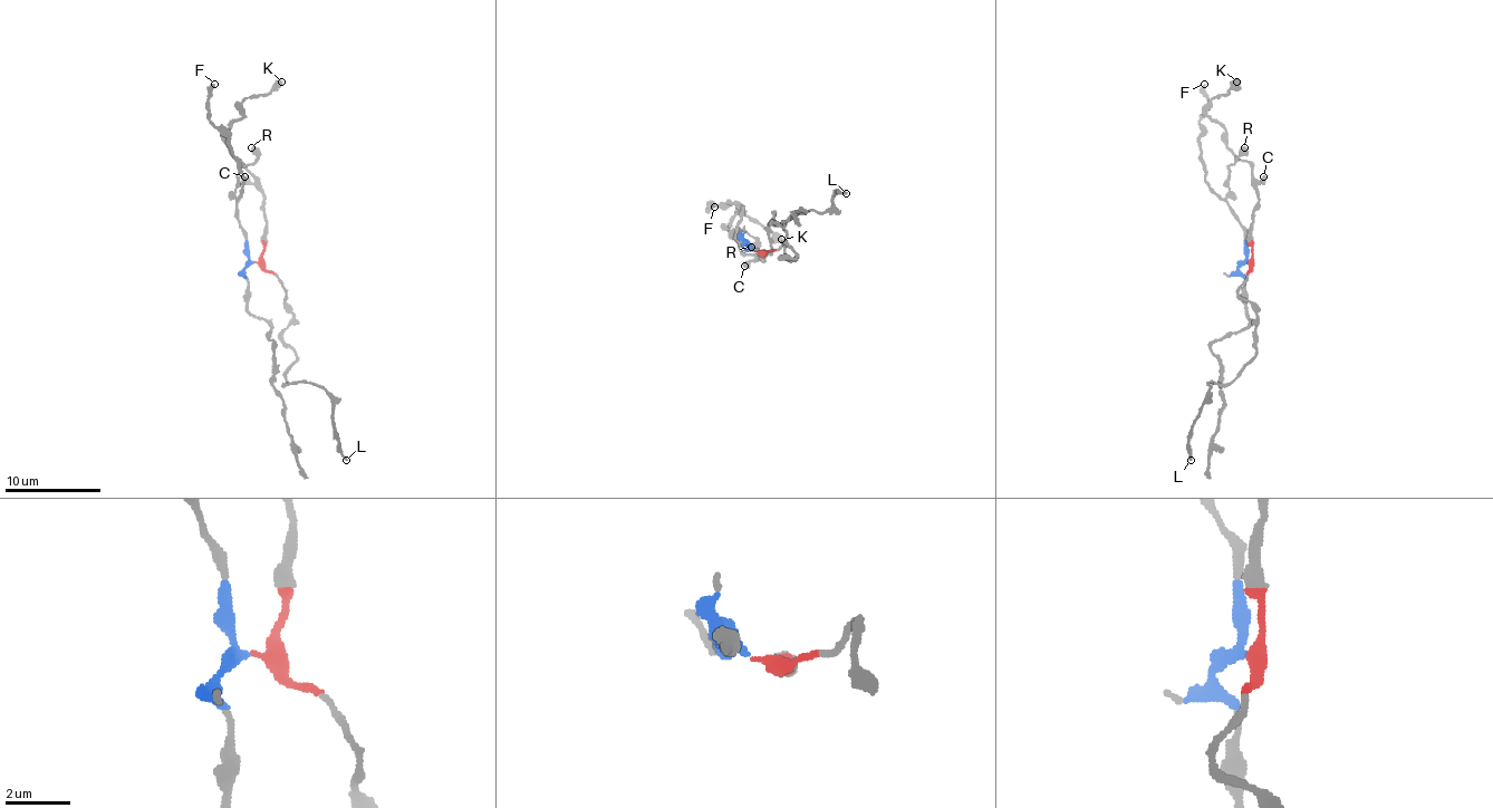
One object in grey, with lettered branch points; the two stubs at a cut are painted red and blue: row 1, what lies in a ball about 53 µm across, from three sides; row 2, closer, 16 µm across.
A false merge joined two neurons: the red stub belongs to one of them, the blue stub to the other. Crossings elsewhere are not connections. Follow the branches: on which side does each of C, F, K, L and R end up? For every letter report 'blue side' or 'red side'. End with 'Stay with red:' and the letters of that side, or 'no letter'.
C: red side
F: blue side
K: red side
L: red side
R: blue side
Stay with red: C, K, L

